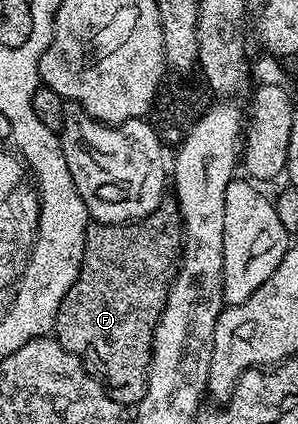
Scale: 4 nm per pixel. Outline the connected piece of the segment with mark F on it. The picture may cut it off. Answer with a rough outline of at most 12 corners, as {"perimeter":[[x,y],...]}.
{"perimeter":[[181,215],[93,221],[52,334],[97,358],[119,404],[147,393]]}

